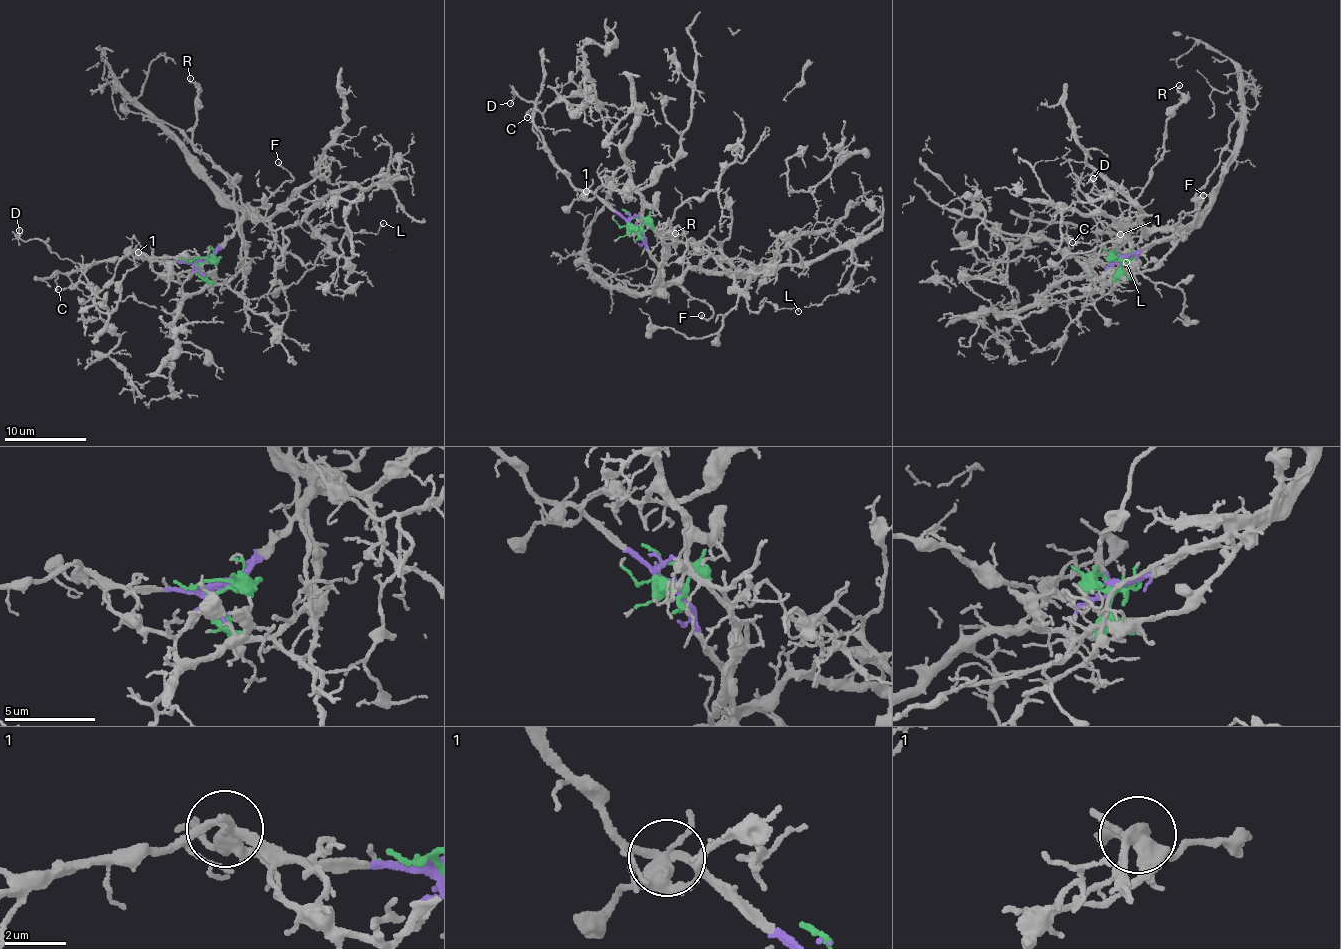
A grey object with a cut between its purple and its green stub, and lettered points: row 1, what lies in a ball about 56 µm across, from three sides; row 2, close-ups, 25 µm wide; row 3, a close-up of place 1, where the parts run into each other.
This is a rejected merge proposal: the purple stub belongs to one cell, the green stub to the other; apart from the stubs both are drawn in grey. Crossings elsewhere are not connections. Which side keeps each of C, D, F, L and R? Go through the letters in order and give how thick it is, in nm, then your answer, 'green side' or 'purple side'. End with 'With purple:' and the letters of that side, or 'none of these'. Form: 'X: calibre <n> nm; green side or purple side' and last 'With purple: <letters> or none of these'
C: calibre 150 nm; purple side
D: calibre 120 nm; purple side
F: calibre 140 nm; purple side
L: calibre 120 nm; green side
R: calibre 130 nm; green side
With purple: C, D, F

